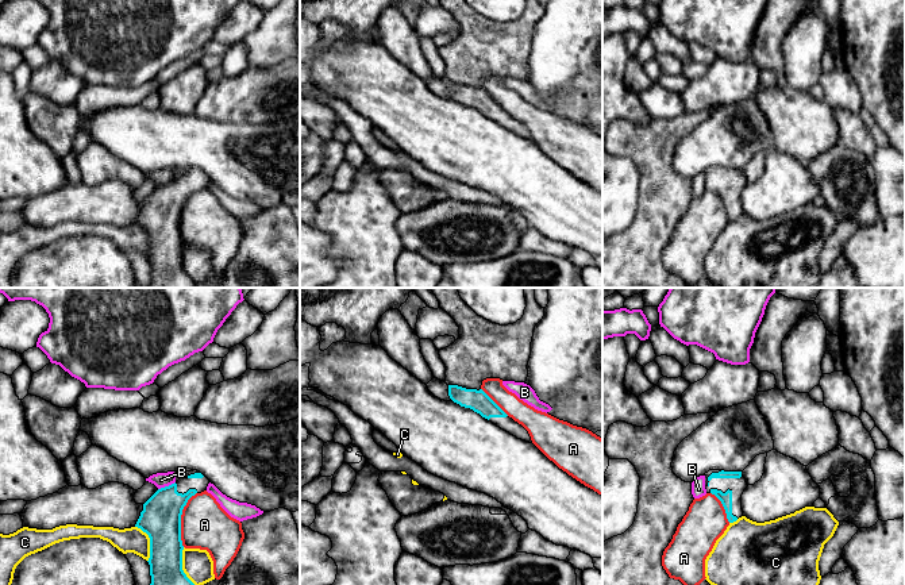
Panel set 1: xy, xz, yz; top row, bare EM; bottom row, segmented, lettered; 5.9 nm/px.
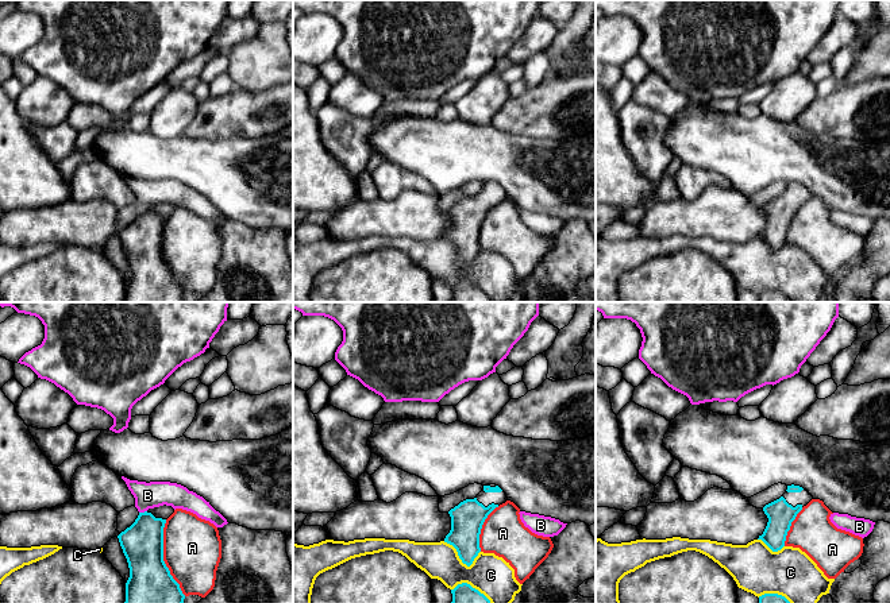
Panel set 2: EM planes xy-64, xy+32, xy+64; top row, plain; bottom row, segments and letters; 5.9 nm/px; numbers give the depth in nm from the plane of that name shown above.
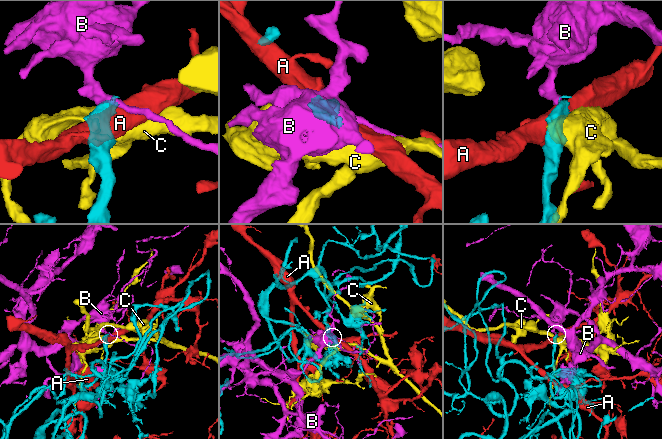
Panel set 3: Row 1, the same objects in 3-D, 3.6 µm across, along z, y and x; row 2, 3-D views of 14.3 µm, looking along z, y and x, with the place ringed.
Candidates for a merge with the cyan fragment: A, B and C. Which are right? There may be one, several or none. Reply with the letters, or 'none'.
none

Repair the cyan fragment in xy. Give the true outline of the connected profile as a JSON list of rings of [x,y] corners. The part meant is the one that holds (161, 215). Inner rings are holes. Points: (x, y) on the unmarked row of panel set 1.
[[[197,168],[185,169],[177,180],[158,186],[145,201],[135,222],[150,235],[150,273],[147,288],[196,288],[196,282],[182,268],[181,212],[188,197],[196,190],[207,188],[209,177]]]

